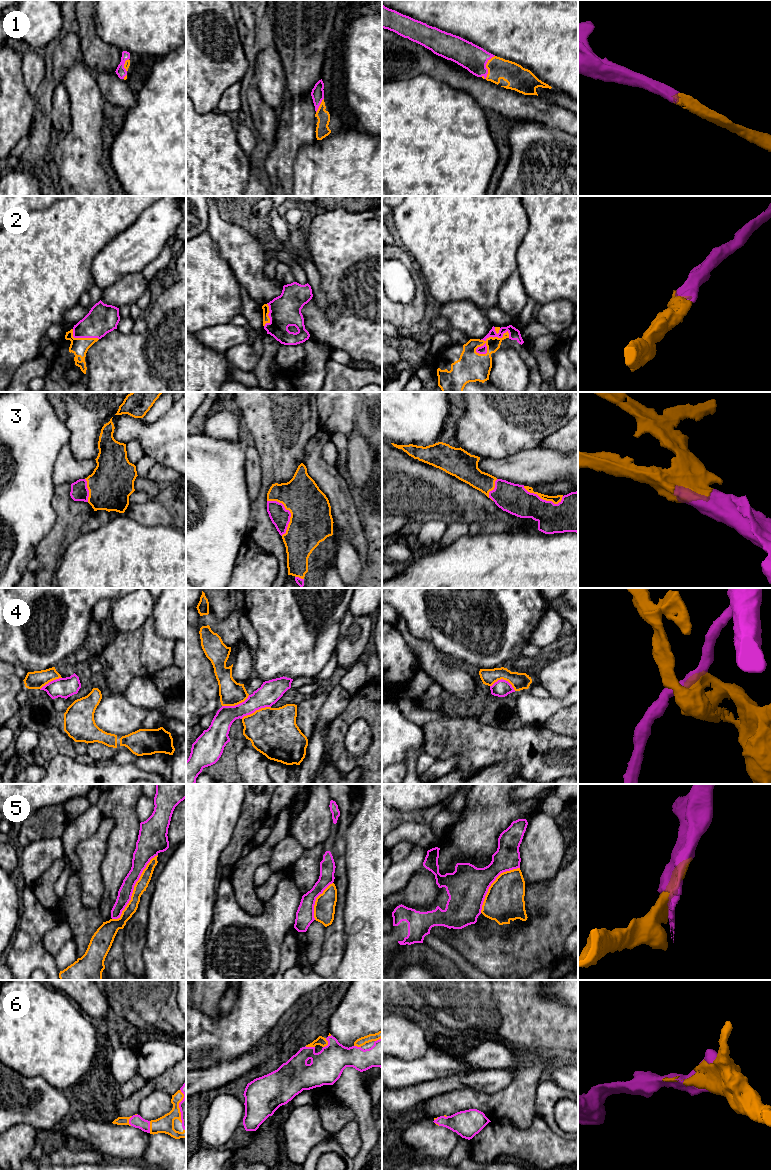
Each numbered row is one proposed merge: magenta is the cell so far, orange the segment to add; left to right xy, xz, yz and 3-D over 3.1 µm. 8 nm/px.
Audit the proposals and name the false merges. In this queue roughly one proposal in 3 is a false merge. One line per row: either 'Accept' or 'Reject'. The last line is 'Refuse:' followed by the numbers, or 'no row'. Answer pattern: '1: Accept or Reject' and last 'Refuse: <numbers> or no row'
1: Accept
2: Accept
3: Accept
4: Reject
5: Reject
6: Accept
Refuse: 4, 5

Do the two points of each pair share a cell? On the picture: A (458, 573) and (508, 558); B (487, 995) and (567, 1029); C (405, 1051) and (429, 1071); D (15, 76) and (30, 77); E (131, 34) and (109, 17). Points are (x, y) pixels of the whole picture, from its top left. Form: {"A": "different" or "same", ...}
{"A": "same", "B": "same", "C": "different", "D": "different", "E": "same"}

